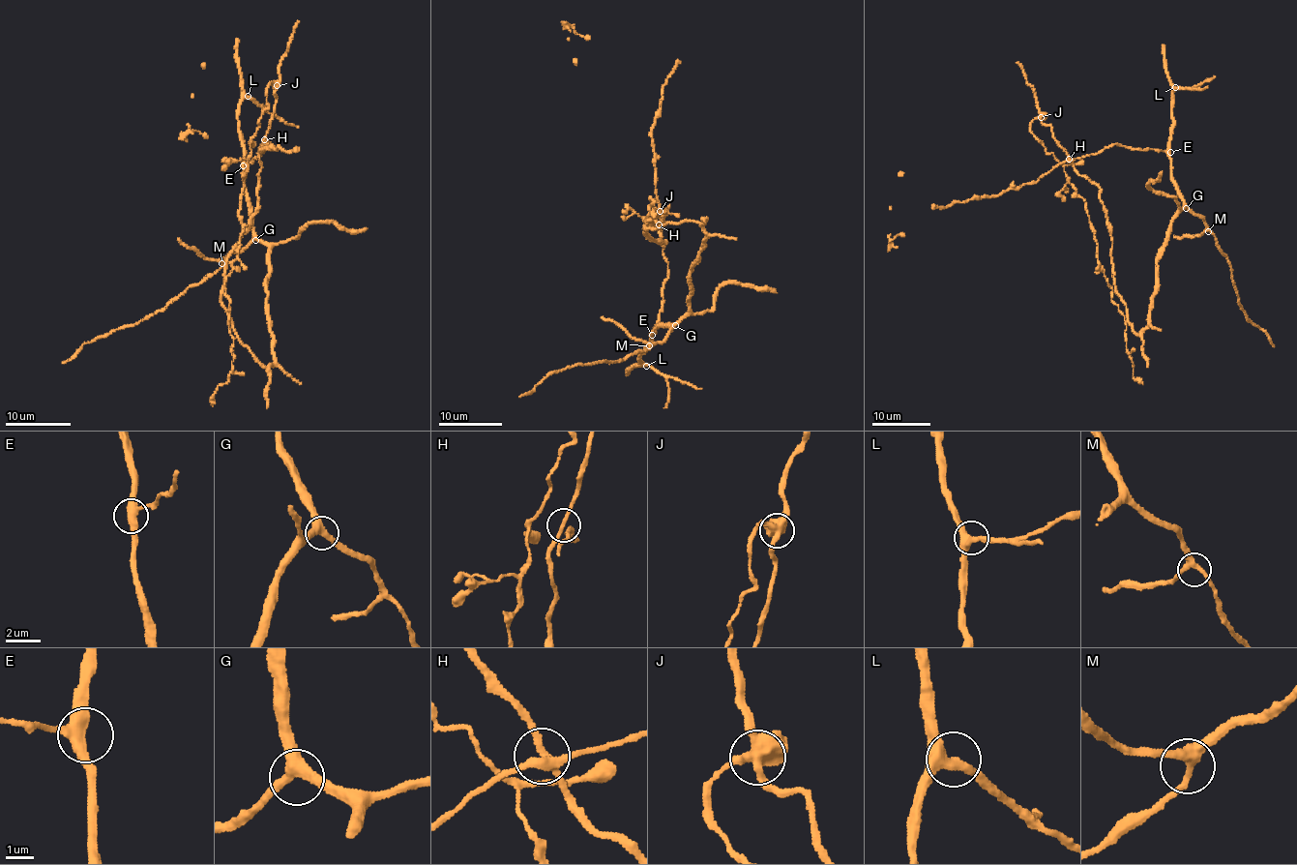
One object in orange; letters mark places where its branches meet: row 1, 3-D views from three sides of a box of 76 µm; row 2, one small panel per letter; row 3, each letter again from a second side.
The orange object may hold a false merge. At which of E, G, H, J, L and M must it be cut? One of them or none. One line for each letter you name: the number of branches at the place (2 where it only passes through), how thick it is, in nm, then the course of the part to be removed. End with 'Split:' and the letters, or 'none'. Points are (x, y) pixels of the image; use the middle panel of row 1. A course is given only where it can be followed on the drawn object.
J: 4 branches meet; 480 nm thick; foreign part runs (661, 212), (651, 197), (646, 228), (653, 216), (662, 222), (666, 209), (654, 211), (655, 217)
Split: J

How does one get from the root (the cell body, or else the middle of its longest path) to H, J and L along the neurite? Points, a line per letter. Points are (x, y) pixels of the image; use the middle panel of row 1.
H: (663, 297), (668, 264), (659, 224)
J: (663, 297), (668, 264), (659, 226), (663, 218), (661, 212)
L: (663, 297), (660, 321), (638, 361), (646, 366)

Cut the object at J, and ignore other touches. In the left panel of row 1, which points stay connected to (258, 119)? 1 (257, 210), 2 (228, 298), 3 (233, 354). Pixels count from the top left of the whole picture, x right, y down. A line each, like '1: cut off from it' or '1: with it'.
1: cut off from it
2: with it
3: with it

